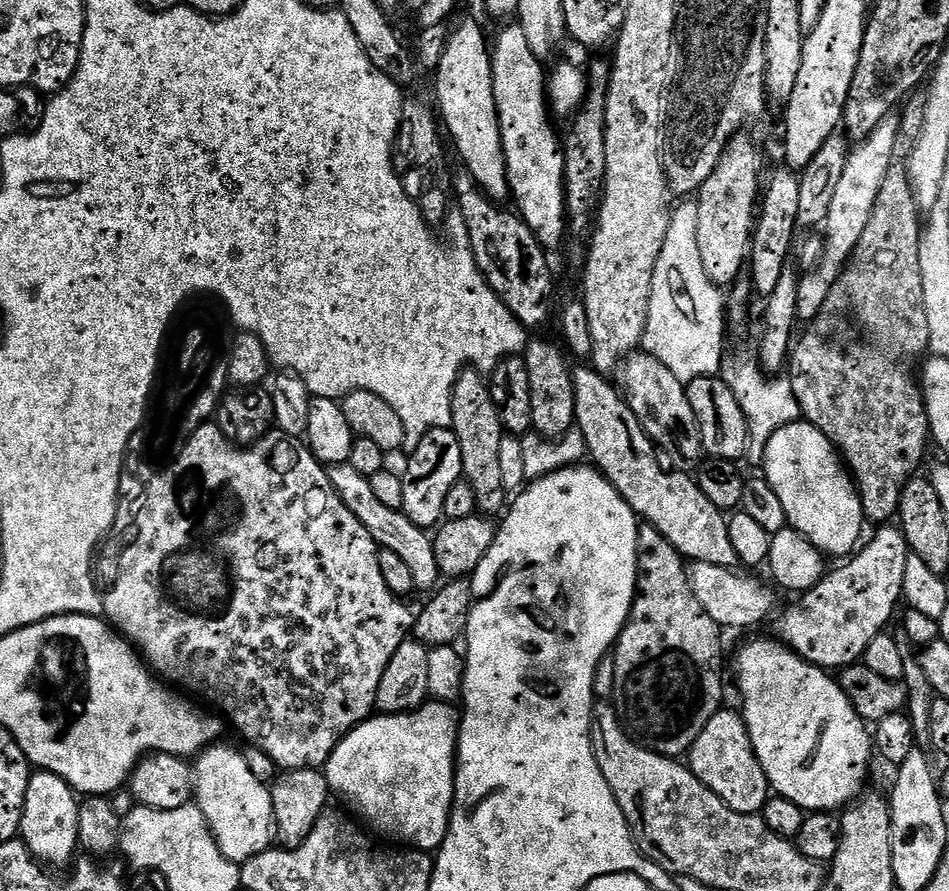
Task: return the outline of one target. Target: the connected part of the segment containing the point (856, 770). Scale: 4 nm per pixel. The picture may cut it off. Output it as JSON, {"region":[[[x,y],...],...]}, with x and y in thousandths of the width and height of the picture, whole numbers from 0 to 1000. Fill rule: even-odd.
{"region":[[[817,716],[808,717],[790,719],[781,730],[780,737],[776,741],[776,759],[780,762],[780,781],[784,785],[782,802],[784,809],[788,811],[788,823],[792,829],[795,846],[799,851],[799,855],[803,855],[803,864],[809,874],[809,883],[817,892],[832,896],[832,900],[837,900],[851,914],[857,911],[881,911],[890,905],[897,903],[911,888],[913,881],[910,879],[915,875],[915,861],[918,860],[919,853],[921,854],[921,831],[917,825],[916,814],[902,800],[898,791],[898,785],[885,773],[884,767],[878,760],[877,763],[872,760],[876,758],[869,751],[849,743],[841,733],[832,731],[821,718]]]}

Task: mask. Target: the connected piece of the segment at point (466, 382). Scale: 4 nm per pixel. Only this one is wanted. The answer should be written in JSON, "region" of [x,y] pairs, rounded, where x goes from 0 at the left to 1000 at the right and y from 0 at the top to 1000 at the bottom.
{"region":[[[490,412],[481,426],[476,439],[476,481],[478,487],[483,487],[483,497],[487,499],[488,538],[493,539],[499,550],[503,571],[518,581],[522,575],[530,576],[537,561],[533,545],[529,545],[527,525],[527,502],[533,484],[526,468],[525,456],[517,446],[515,428],[511,423],[509,426],[501,416],[505,418],[501,412]]]}

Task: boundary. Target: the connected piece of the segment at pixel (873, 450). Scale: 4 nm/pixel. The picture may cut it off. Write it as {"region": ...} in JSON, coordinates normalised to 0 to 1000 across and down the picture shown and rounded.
{"region":[[[961,110],[947,127],[946,159],[943,178],[934,200],[929,200],[929,213],[925,213],[925,227],[921,227],[921,240],[904,267],[904,276],[898,284],[880,323],[875,325],[866,348],[855,360],[851,374],[842,378],[832,396],[832,425],[841,447],[843,466],[857,476],[879,498],[905,551],[911,585],[932,590],[945,578],[950,563],[950,550],[955,541],[970,529],[974,506],[980,503],[978,457],[974,455],[970,428],[961,419],[961,407],[980,391],[980,361],[976,357],[976,339],[972,325],[972,299],[969,272],[972,268],[972,239],[965,229],[963,213],[957,199],[957,173],[961,160],[972,150],[972,137],[976,137],[976,119],[973,111]]]}

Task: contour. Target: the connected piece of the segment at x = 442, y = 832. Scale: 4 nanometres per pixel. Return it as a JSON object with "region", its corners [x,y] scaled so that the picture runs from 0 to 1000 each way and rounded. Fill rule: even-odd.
{"region":[[[448,788],[436,799],[393,802],[391,806],[383,808],[376,817],[372,817],[371,820],[362,825],[360,833],[354,838],[352,846],[348,846],[346,856],[342,857],[339,863],[341,870],[346,872],[347,886],[349,886],[353,892],[355,889],[355,891],[372,907],[370,910],[374,912],[393,935],[401,934],[401,936],[406,938],[404,942],[412,945],[414,948],[429,949],[434,954],[455,958],[463,954],[468,947],[468,942],[472,939],[472,924],[476,921],[476,897],[481,893],[481,834],[485,832],[486,809],[482,796],[481,799],[478,796],[481,795],[477,793],[475,789]]]}

